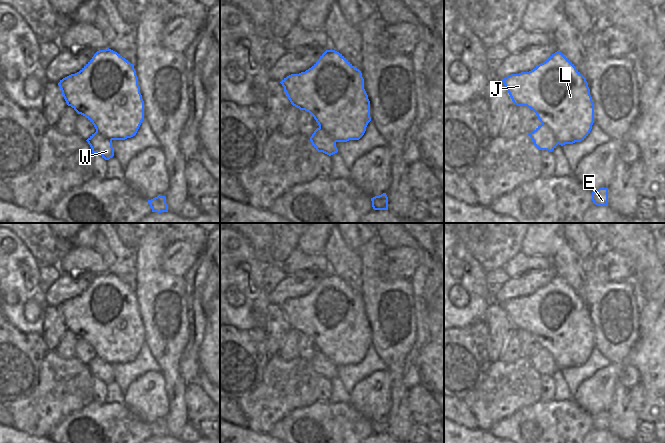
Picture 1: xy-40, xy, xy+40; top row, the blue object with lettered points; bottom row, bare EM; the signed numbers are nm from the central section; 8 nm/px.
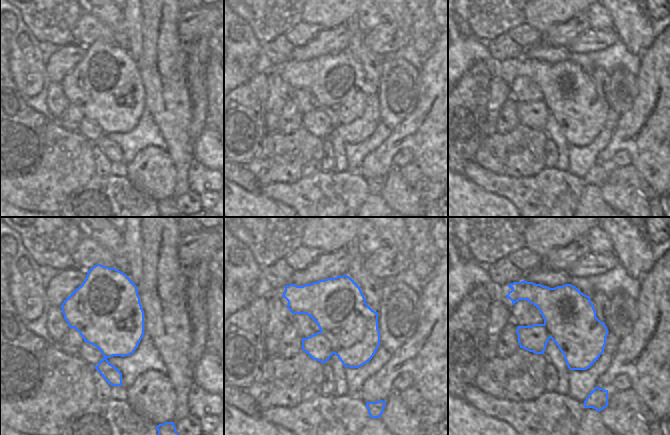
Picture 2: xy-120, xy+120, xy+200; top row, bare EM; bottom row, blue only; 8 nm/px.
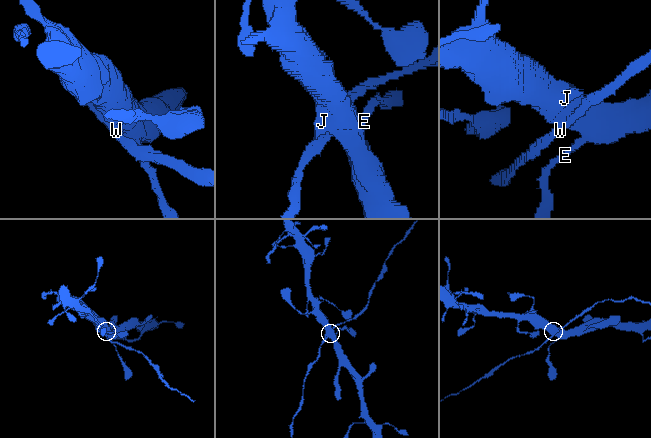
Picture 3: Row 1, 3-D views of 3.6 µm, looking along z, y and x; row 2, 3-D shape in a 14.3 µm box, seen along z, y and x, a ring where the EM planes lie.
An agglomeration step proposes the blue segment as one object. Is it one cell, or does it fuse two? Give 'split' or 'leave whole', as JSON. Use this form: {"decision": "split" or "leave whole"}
{"decision": "split"}

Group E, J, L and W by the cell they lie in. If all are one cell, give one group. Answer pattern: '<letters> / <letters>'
E J L / W

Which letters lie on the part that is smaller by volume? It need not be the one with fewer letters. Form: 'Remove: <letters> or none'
Remove: W

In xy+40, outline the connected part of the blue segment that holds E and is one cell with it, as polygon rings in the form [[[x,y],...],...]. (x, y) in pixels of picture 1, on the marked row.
[[[599,188],[593,191],[592,201],[597,206],[608,206],[608,188]]]

